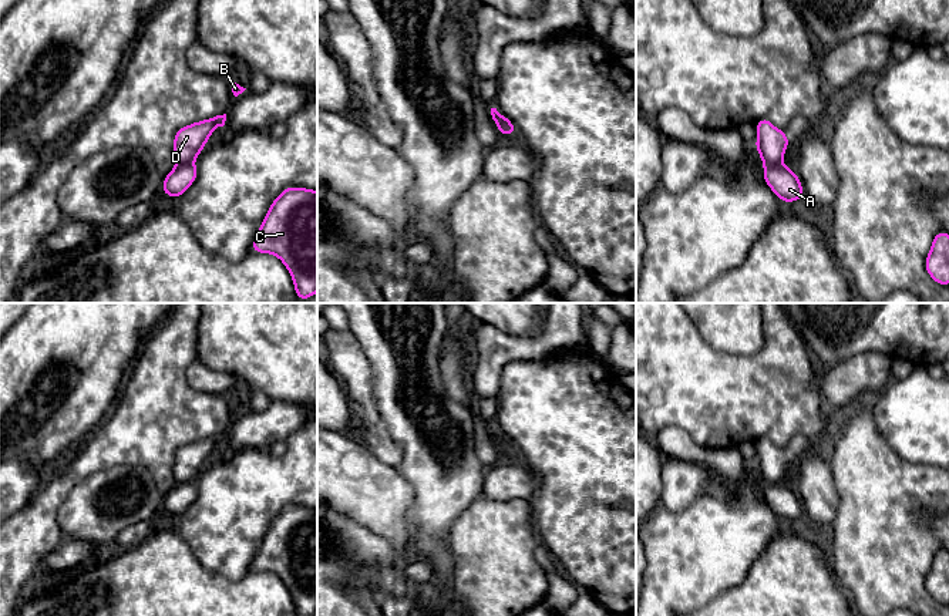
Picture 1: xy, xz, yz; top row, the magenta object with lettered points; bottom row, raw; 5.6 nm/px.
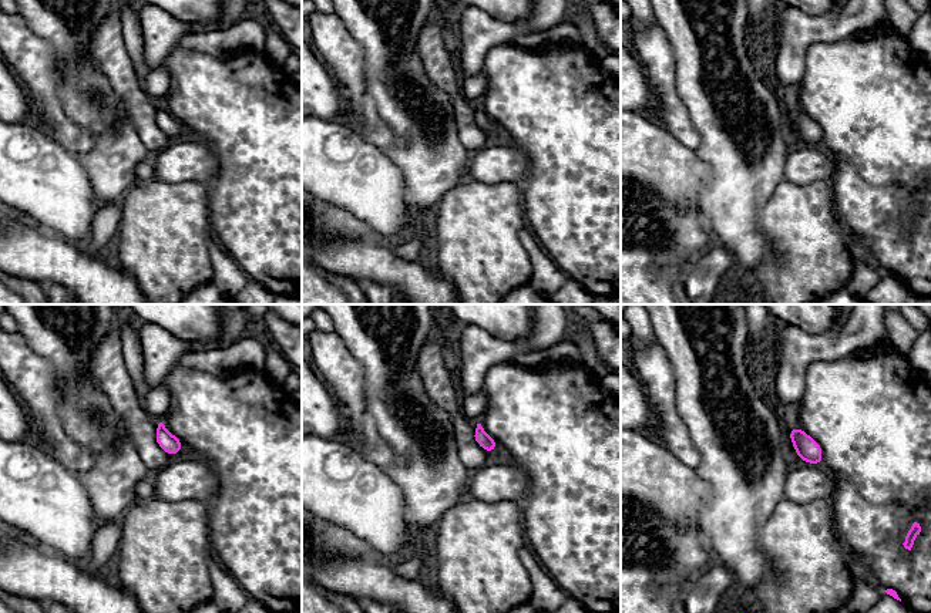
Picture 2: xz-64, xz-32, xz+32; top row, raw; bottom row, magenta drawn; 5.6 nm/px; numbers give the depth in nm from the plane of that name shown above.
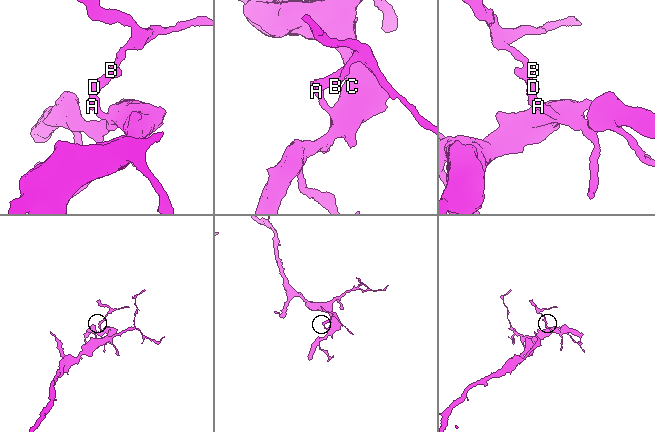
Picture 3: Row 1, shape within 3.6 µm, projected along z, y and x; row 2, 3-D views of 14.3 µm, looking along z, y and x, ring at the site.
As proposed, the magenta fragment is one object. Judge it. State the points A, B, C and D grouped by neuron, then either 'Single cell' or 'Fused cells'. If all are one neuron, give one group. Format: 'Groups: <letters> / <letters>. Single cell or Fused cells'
Groups: A C / B D. Fused cells

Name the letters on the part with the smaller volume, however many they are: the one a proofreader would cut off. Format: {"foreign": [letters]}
{"foreign": ["B", "D"]}

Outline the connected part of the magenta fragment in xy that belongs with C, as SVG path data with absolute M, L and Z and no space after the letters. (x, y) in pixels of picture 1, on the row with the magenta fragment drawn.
M287 186L270 203L252 252L279 257L289 270L296 299L317 292L317 191Z

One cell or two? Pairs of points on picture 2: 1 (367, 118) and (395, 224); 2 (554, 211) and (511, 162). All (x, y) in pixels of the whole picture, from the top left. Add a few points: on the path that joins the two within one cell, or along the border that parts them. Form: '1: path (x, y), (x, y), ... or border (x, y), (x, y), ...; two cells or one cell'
1: border (349, 123), (367, 141), (383, 150); two cells
2: border (516, 144), (528, 158), (528, 172), (518, 182); two cells

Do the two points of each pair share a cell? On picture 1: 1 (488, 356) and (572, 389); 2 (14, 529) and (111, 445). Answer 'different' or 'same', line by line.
1: different
2: same

